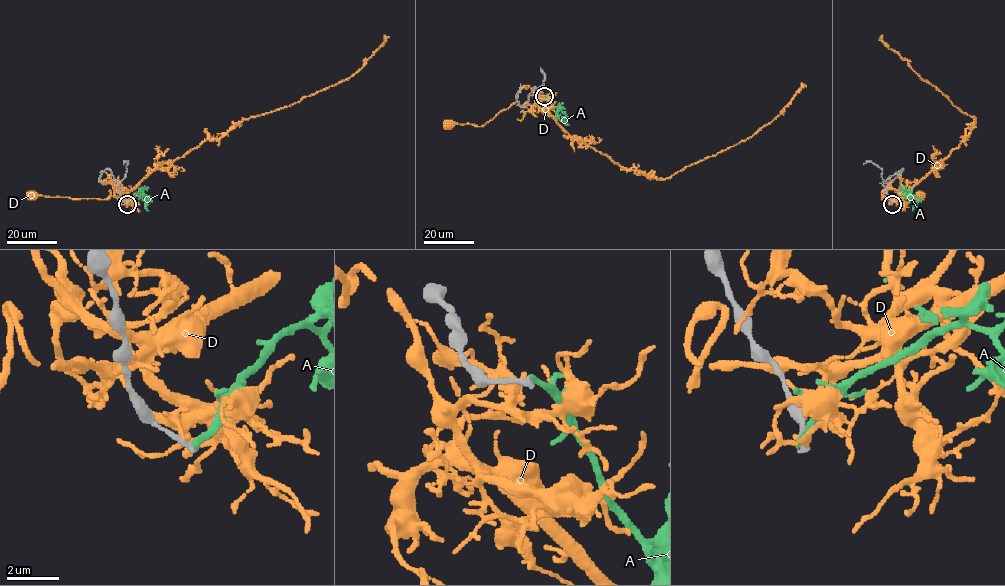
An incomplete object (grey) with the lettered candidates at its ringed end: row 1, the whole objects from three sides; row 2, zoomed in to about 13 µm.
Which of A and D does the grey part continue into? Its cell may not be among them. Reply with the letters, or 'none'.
none

